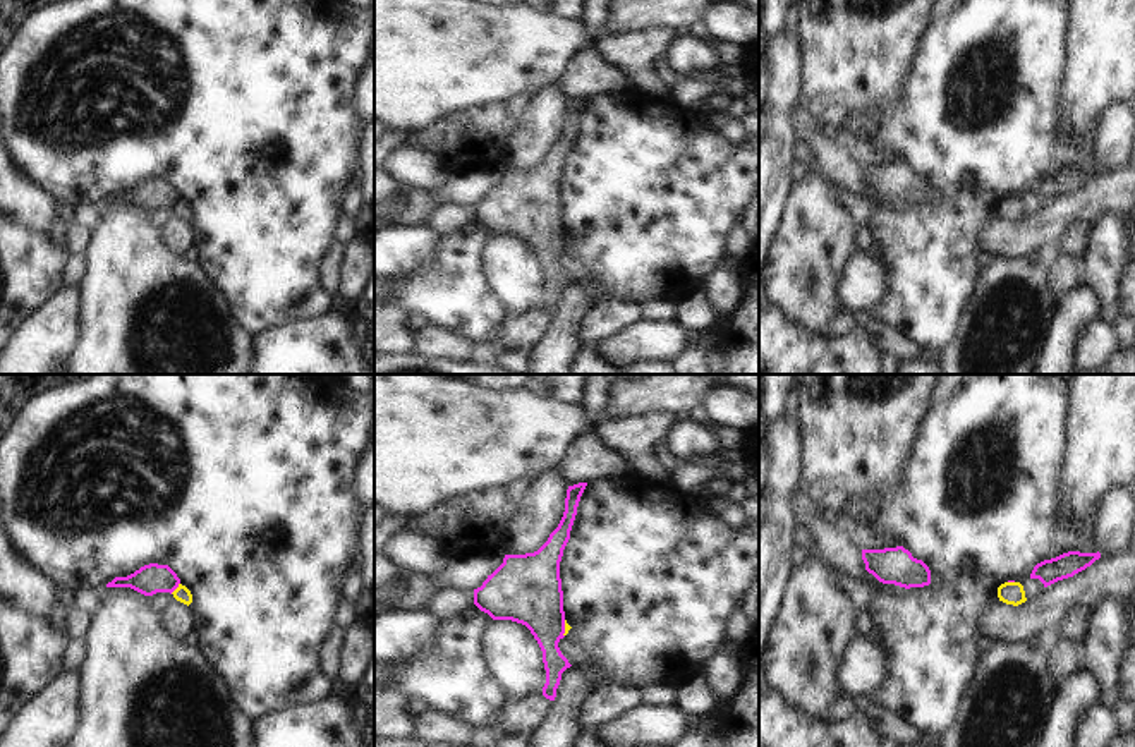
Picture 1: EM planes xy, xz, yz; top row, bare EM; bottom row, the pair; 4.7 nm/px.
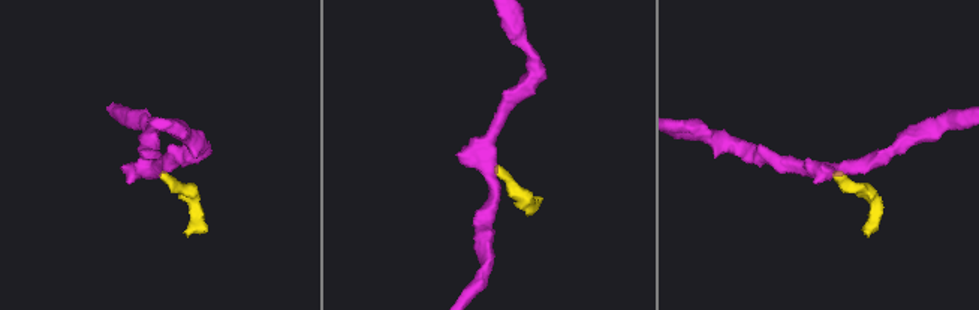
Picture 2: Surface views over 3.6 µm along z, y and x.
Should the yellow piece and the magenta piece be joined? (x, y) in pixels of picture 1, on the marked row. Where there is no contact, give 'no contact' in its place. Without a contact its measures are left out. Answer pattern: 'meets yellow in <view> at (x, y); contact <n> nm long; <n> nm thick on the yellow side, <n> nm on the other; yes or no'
meets yellow in xy at (177, 588); contact 70 nm long; 70 nm thick on the yellow side, 140 nm on the other; no

